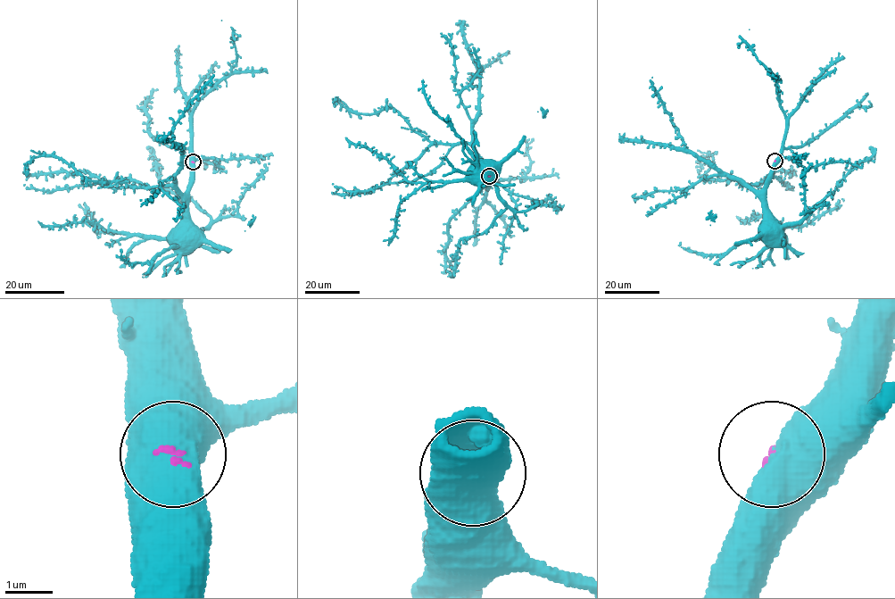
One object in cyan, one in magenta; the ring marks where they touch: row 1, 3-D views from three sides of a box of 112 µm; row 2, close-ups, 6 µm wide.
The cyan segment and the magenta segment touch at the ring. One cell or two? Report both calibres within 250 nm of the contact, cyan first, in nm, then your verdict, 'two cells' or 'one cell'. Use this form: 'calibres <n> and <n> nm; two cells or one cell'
calibres 750 and 80 nm; two cells

